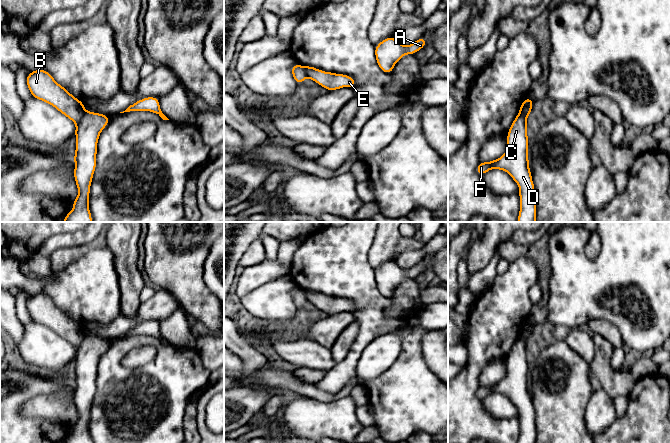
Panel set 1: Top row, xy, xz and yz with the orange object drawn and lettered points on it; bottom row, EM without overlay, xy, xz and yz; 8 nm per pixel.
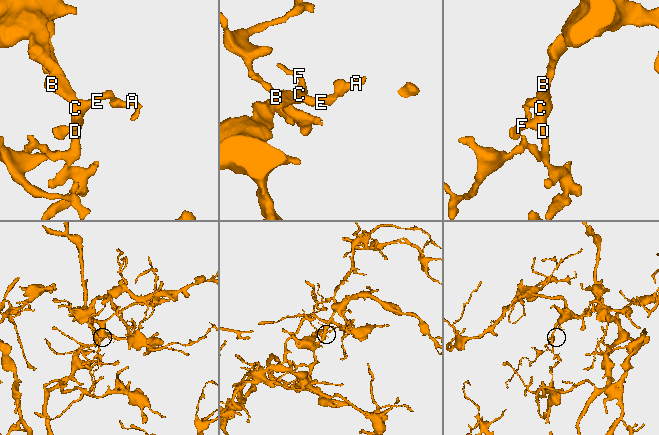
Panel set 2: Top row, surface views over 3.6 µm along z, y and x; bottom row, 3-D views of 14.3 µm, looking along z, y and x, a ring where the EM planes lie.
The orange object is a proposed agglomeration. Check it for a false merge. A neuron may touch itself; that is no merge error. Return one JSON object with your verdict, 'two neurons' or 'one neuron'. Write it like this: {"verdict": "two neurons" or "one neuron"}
{"verdict": "two neurons"}

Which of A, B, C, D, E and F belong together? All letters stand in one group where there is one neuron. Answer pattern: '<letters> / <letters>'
A C D E F / B

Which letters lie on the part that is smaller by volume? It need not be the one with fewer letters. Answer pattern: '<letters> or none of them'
A, C, D, E, F

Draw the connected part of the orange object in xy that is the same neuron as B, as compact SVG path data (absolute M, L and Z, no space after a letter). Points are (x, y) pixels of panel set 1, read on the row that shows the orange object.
M46 70L31 71L27 75L26 82L34 98L52 105L74 123L78 123L84 115L83 102L58 84Z

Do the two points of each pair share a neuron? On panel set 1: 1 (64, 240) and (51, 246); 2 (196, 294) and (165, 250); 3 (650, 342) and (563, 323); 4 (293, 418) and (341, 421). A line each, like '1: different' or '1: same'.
1: same
2: same
3: same
4: same

